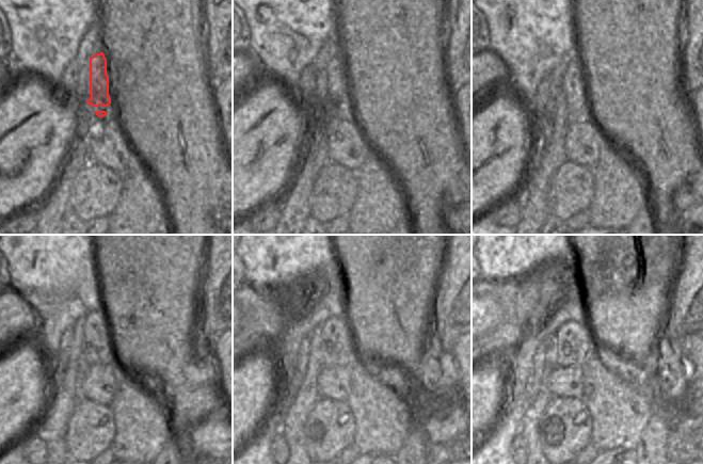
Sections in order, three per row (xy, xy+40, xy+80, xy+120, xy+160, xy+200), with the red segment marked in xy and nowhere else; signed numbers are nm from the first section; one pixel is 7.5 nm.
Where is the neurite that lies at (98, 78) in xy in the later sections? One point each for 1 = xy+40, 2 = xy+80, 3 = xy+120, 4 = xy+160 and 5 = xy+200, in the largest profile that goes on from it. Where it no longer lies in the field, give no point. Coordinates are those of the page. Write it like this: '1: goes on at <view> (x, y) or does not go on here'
1: goes on at xy+40 (339, 99)
2: goes on at xy+80 (578, 110)
3: goes on at xy+120 (98, 349)
4: goes on at xy+160 (336, 340)
5: goes on at xy+200 (575, 341)

